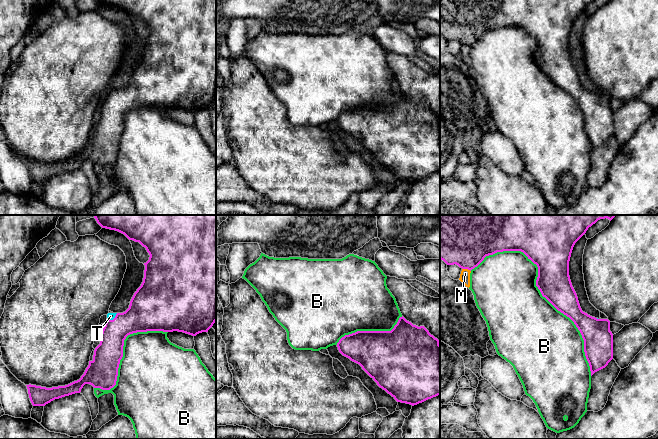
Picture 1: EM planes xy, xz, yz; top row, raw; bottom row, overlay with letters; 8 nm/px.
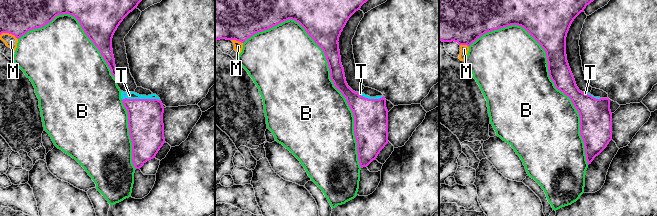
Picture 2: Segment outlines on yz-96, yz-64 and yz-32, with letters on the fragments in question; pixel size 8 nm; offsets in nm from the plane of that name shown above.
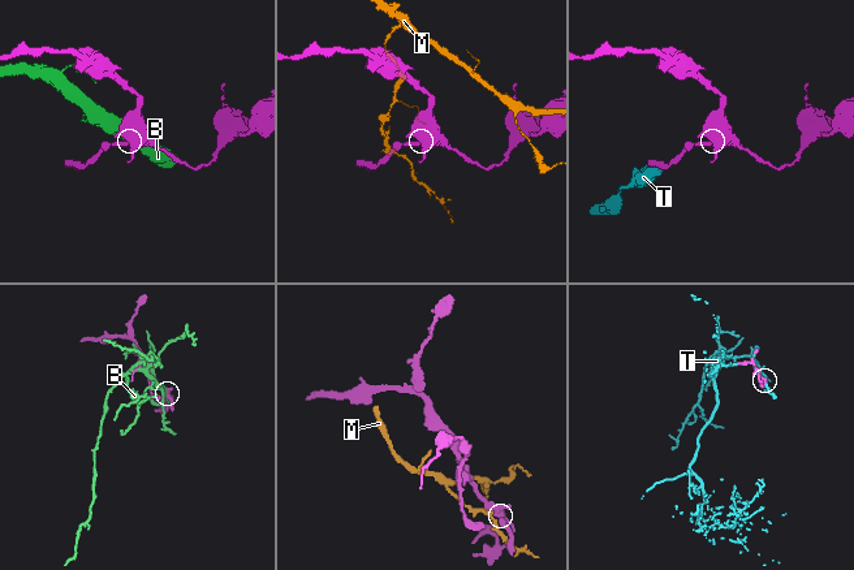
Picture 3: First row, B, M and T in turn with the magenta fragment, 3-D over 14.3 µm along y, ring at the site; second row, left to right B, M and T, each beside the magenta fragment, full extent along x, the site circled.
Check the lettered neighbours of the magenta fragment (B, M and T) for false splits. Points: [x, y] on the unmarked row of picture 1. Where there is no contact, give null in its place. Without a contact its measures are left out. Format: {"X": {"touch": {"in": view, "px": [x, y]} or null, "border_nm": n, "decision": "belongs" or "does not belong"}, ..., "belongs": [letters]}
{"B": {"touch": {"in": "yz", "px": [538, 64]}, "border_nm": 1300, "decision": "does not belong"}, "M": {"touch": {"in": "yz", "px": [466, 44]}, "border_nm": 80, "decision": "does not belong"}, "T": {"touch": {"in": "xy", "px": [113, 95]}, "border_nm": 110, "decision": "belongs"}, "belongs": ["T"]}

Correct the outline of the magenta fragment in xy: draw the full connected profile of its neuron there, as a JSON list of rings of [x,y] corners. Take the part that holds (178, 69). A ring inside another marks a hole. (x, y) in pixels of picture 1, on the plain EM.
[[[99,0],[102,4],[118,7],[129,16],[139,18],[150,33],[144,39],[144,54],[134,69],[129,84],[123,89],[108,89],[101,109],[100,120],[95,124],[84,150],[77,157],[65,162],[46,164],[26,161],[33,182],[45,182],[55,175],[80,169],[85,160],[110,166],[116,161],[120,136],[123,133],[124,116],[130,110],[147,107],[183,108],[196,112],[208,106],[216,98],[216,0]]]

